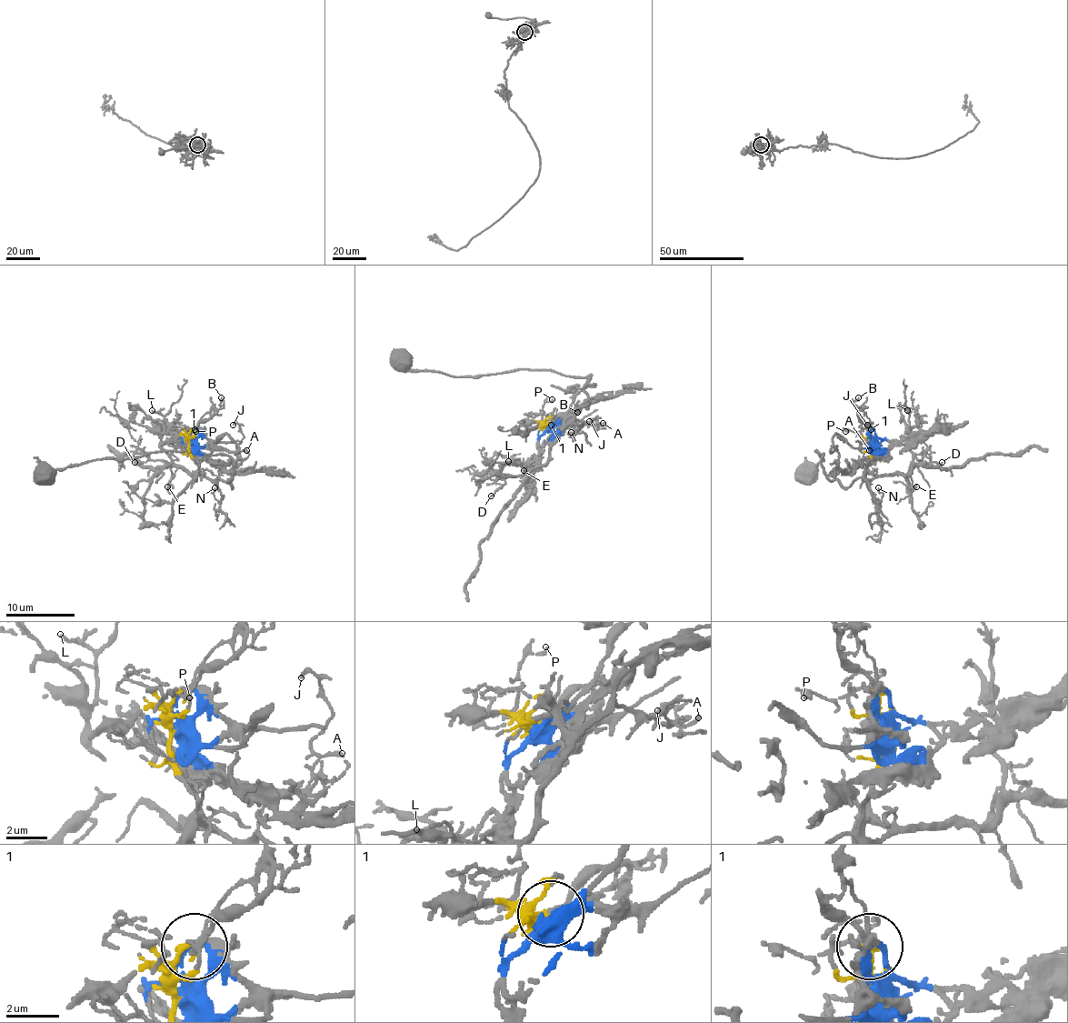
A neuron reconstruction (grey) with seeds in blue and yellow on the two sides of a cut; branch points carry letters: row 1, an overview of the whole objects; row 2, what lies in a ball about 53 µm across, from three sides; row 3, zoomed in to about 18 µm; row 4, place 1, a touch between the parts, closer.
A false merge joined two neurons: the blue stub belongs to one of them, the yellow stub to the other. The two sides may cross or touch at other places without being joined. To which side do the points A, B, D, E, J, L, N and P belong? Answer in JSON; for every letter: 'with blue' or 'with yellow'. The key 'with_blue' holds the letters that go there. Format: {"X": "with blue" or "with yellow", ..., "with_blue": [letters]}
{"A": "with yellow", "B": "with yellow", "D": "with yellow", "E": "with yellow", "J": "with yellow", "L": "with yellow", "N": "with yellow", "P": "with yellow", "with_blue": []}

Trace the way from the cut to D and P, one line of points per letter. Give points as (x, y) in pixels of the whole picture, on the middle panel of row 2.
D: (547, 428), (553, 421), (559, 436), (547, 460), (516, 476), (507, 474), (491, 496)
P: (547, 428), (540, 421), (542, 407), (552, 399)

